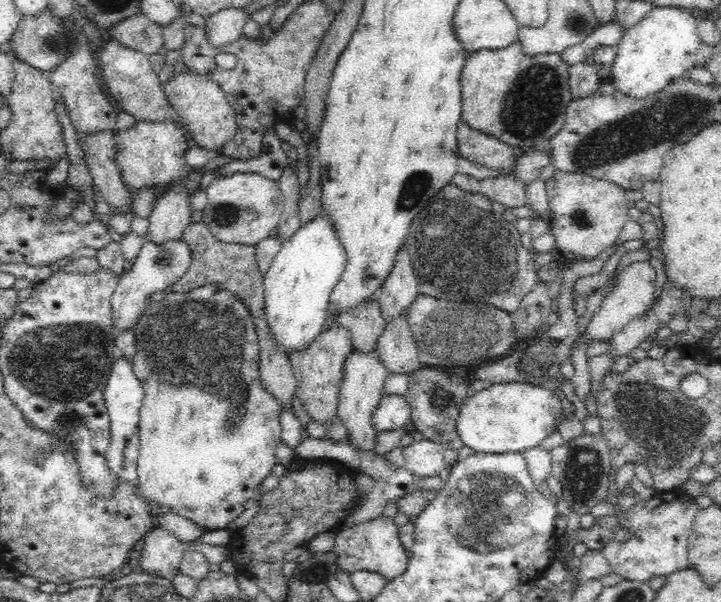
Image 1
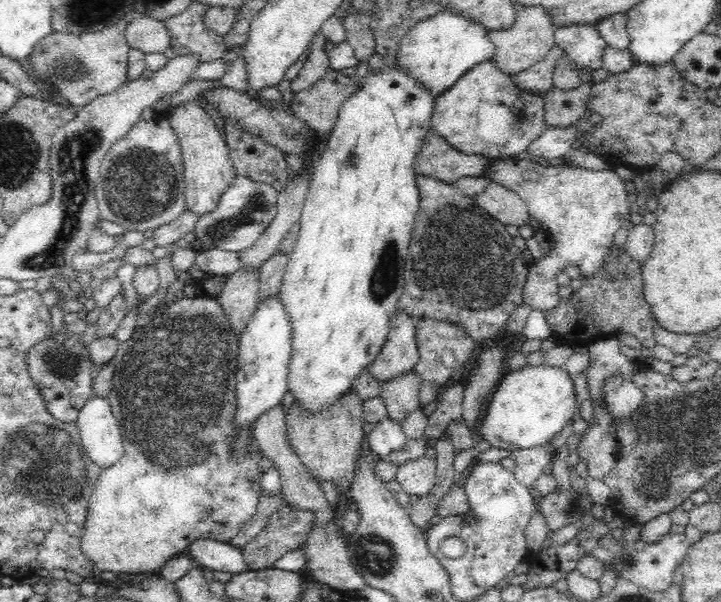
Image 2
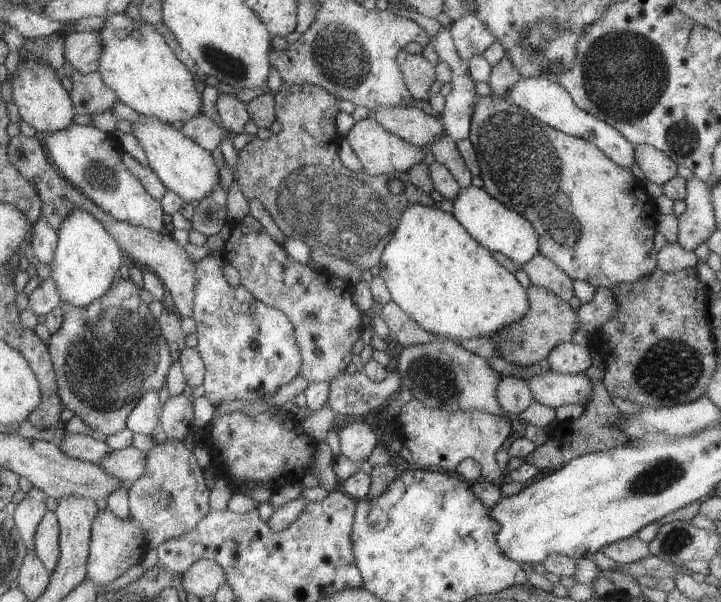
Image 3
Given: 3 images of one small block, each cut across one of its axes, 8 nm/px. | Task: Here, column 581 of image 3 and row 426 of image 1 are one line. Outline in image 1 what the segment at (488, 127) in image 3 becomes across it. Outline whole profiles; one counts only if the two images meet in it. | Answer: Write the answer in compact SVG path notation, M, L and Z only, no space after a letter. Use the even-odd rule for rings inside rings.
M208 283L193 288L185 293L177 293L174 291L168 293L166 298L164 298L160 304L147 307L146 311L142 312L142 316L140 317L138 324L136 324L136 326L133 328L134 331L136 331L137 348L132 358L132 365L134 365L134 373L136 373L136 376L138 376L138 378L144 382L144 391L146 391L146 398L144 398L144 402L142 402L140 420L138 424L138 436L140 436L140 456L138 456L138 486L134 487L136 487L138 495L145 500L145 504L146 502L153 502L153 504L164 505L167 506L167 508L172 508L177 514L180 514L189 522L204 526L208 530L222 530L222 528L228 528L228 522L230 522L234 516L238 516L238 514L244 510L244 502L246 502L248 498L256 501L260 500L263 493L258 490L258 485L260 484L262 478L270 474L270 468L272 468L275 463L278 463L274 457L274 450L276 445L282 440L280 416L281 412L284 410L284 405L282 405L282 402L278 401L278 399L276 399L276 397L274 397L270 391L266 391L266 387L264 387L264 383L262 383L262 375L260 375L260 367L258 366L258 360L260 360L259 338L257 335L257 328L254 324L254 318L250 314L250 309L246 307L246 304L239 298L238 295L226 289L226 287L222 287L222 285L218 283Z

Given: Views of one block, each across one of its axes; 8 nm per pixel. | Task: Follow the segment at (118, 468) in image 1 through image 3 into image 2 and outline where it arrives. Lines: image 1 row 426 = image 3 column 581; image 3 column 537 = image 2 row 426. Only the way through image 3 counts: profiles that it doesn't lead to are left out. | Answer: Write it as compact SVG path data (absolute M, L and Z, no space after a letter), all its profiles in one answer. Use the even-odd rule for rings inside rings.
M92 395L81 408L76 425L87 455L100 468L116 464L124 456L124 441L108 397Z

